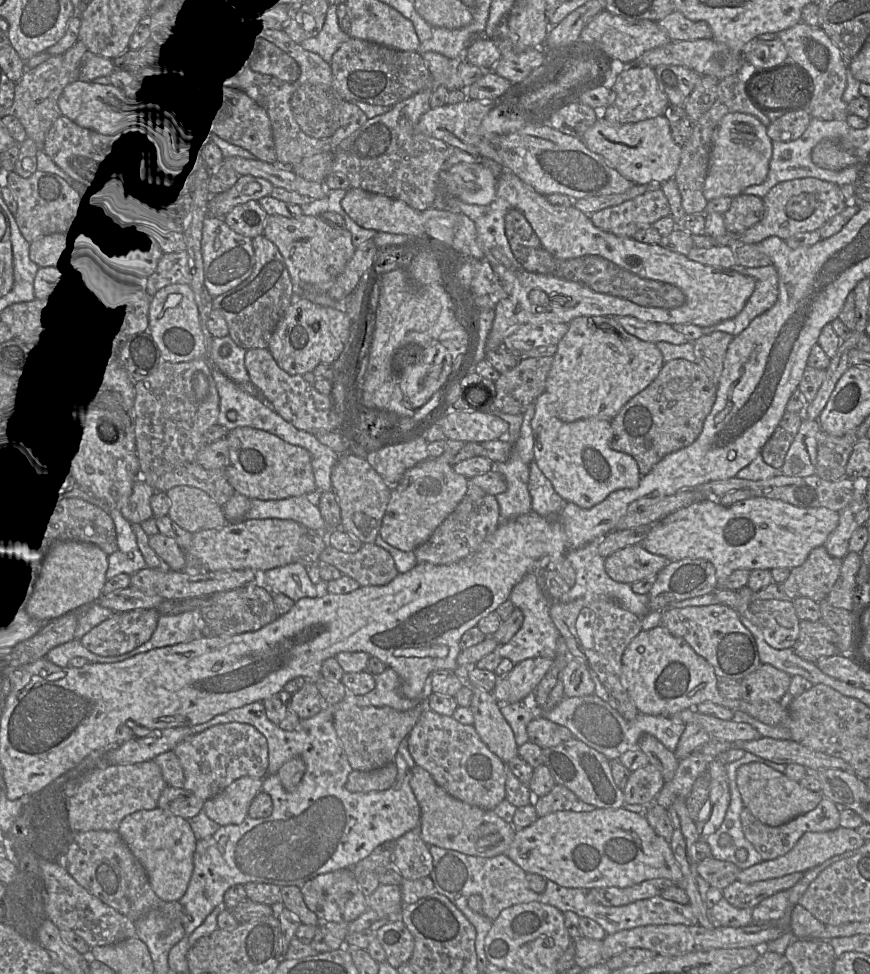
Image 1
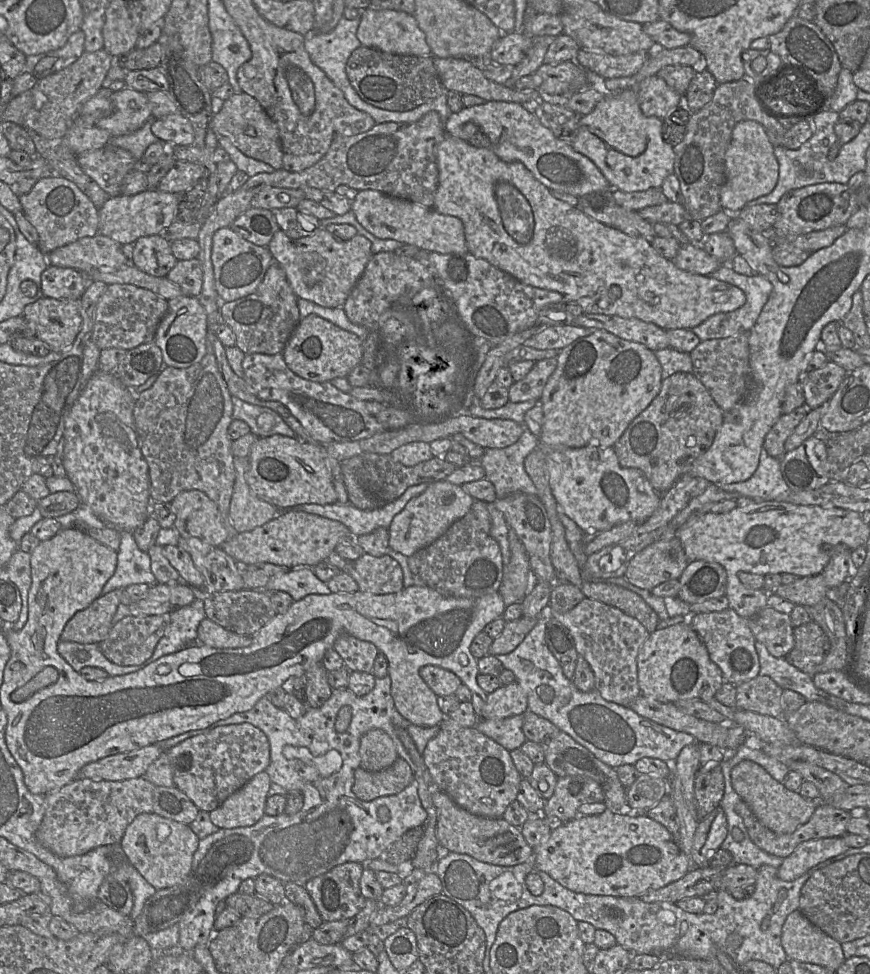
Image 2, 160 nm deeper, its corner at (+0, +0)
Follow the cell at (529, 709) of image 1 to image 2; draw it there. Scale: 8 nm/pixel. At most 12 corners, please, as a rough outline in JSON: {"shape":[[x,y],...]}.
{"shape":[[523,715],[479,720],[474,727],[508,751],[527,740]]}

